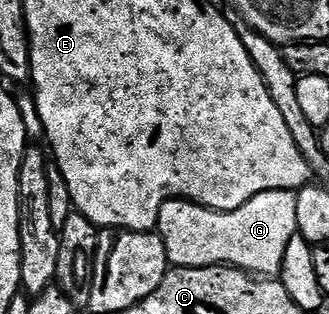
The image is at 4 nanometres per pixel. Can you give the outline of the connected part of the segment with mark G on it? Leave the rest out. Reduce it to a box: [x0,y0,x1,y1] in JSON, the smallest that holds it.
[157,191,297,278]

